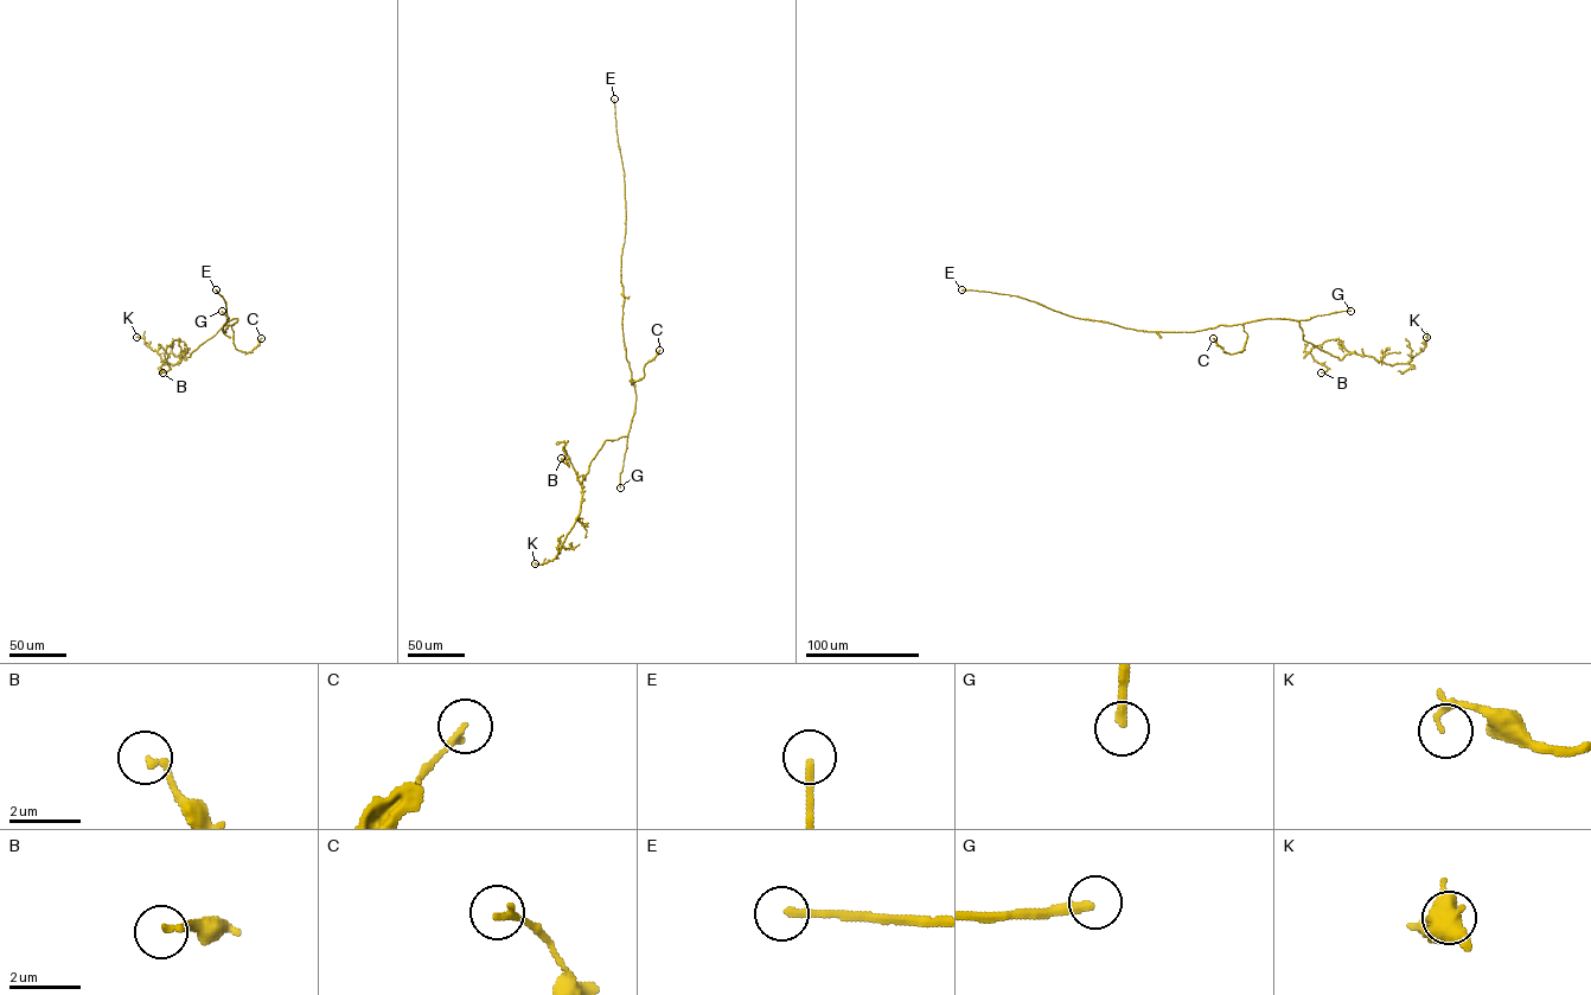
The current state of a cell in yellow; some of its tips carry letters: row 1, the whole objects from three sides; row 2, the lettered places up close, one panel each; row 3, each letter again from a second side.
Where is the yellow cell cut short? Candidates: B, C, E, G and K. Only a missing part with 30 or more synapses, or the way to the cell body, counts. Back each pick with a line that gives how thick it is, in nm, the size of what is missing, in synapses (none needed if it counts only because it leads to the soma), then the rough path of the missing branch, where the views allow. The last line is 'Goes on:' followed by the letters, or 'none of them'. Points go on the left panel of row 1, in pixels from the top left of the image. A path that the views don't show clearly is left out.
E: 200 nm | 110 syn | (216, 289), (213, 217), (234, 187), (231, 184), (243, 180)
G: 280 nm | 50 syn | (222, 311), (231, 306), (225, 293)
Goes on: E, G

